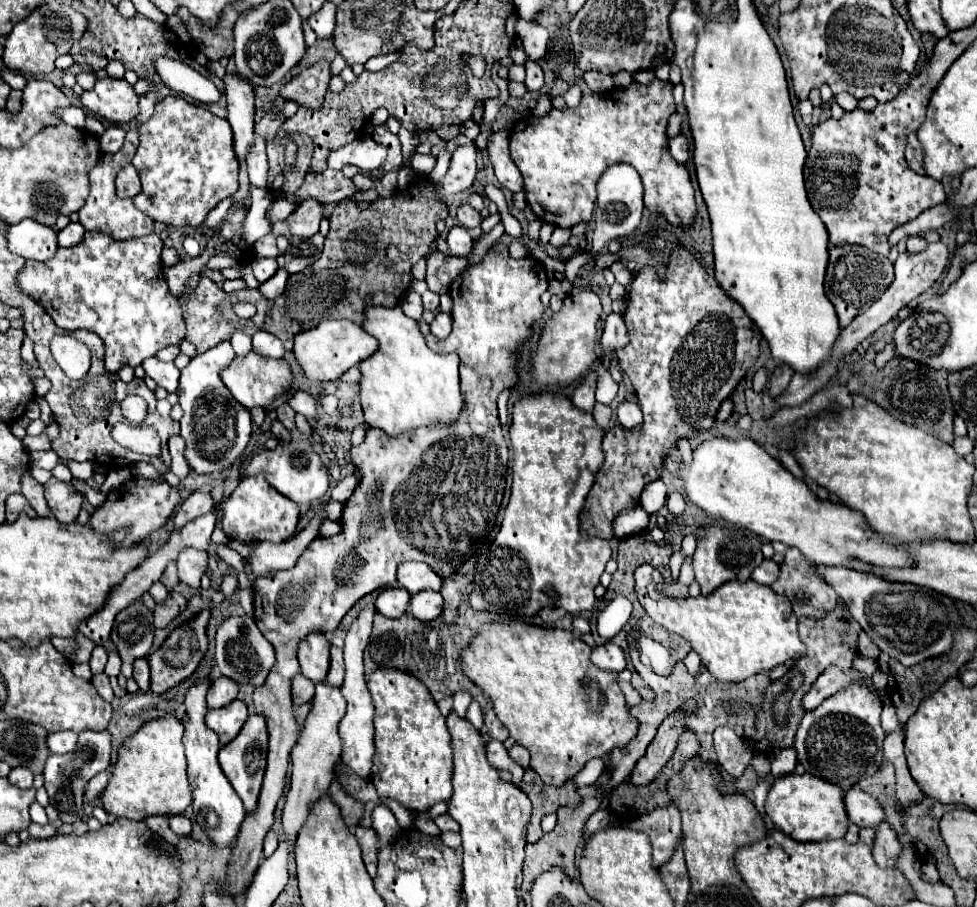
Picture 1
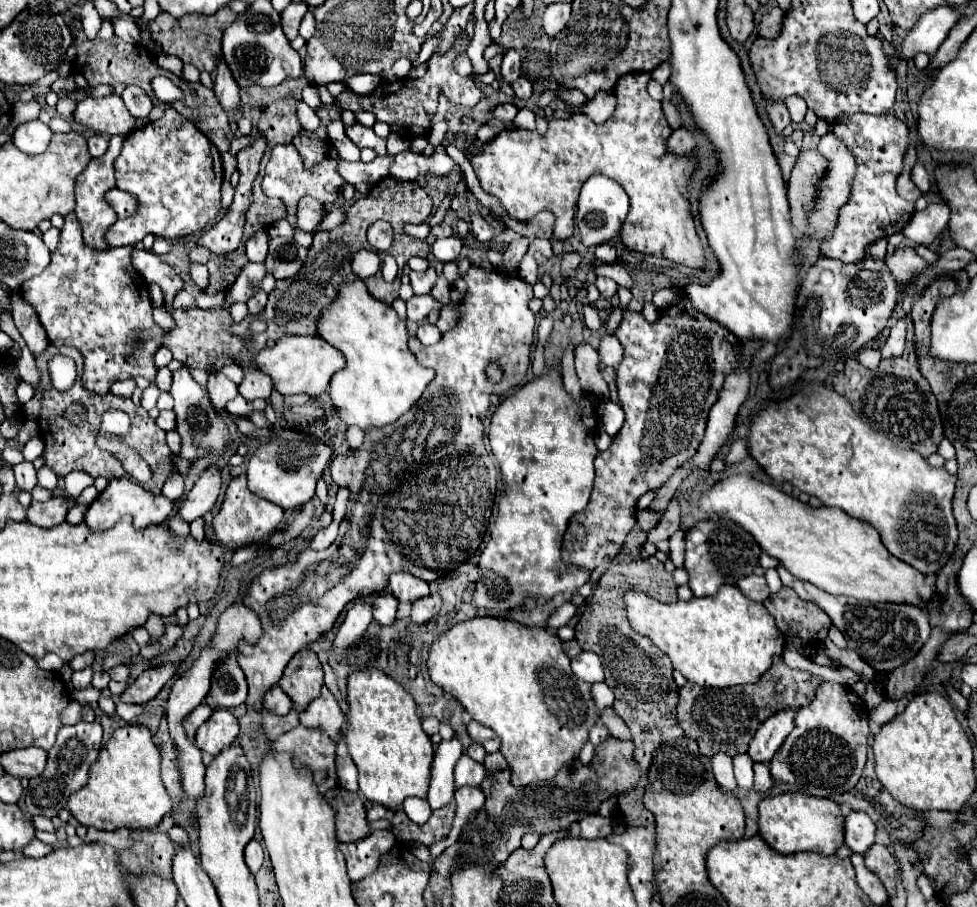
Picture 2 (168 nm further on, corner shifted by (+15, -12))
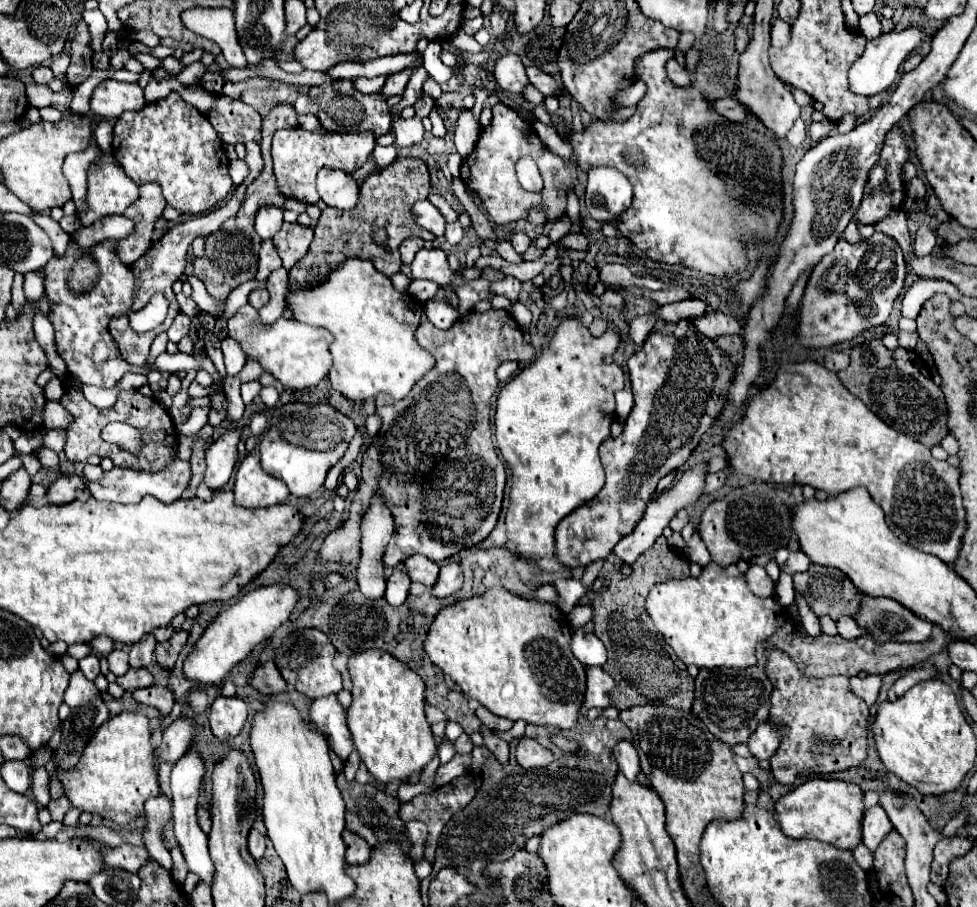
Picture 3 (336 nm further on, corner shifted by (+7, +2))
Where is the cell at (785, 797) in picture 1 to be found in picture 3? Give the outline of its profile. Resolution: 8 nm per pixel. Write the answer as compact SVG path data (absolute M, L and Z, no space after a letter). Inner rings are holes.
M814 778L776 802L776 814L782 826L782 832L790 838L814 838L820 842L828 842L836 848L854 850L860 840L860 824L864 818L864 794L860 786L844 780L828 780L828 778Z

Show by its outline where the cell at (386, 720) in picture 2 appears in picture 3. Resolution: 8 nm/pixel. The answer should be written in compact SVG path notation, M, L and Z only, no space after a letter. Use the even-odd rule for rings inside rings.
M368 650L348 660L352 704L346 710L354 746L378 782L418 776L436 754L436 740L424 716L424 680L388 652Z

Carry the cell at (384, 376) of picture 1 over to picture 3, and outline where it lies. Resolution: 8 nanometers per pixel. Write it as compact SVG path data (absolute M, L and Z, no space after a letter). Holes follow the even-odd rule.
M348 258L324 284L290 292L286 302L294 320L332 332L332 368L328 378L332 388L350 400L368 400L378 396L378 392L402 400L416 380L434 366L432 354L414 338L422 304L408 292L398 292L390 278L380 274L370 260Z

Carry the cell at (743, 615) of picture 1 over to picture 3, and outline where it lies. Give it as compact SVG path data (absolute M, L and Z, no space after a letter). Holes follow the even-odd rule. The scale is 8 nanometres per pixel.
M712 562L698 578L656 584L646 598L646 610L676 656L686 666L696 664L698 668L756 664L756 644L770 638L784 620L784 610L772 598L758 598L748 590L746 578L736 566L720 568Z

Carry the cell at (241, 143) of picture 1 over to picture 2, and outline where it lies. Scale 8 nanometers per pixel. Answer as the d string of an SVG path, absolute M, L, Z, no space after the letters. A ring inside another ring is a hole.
M224 60L218 64L216 68L216 78L214 78L214 96L218 98L218 104L226 110L226 112L236 112L240 108L240 88L236 86L228 66L224 64Z

